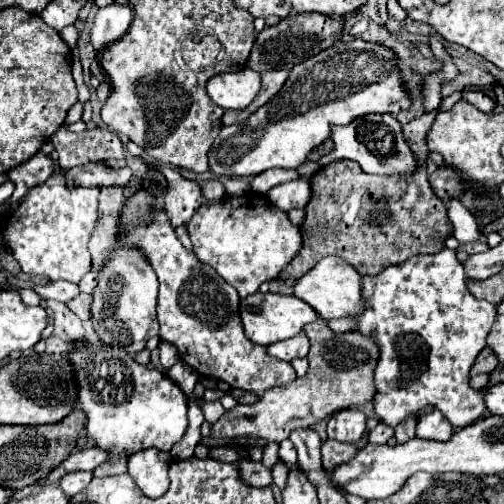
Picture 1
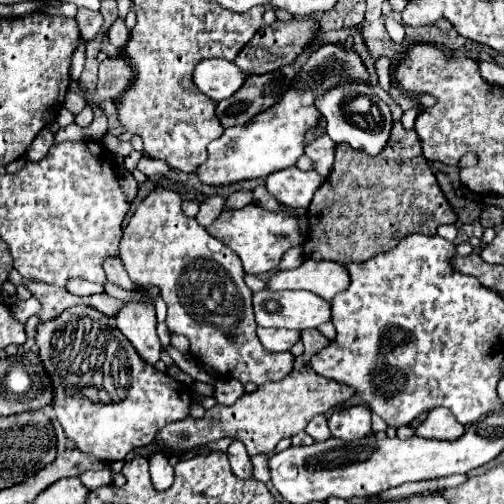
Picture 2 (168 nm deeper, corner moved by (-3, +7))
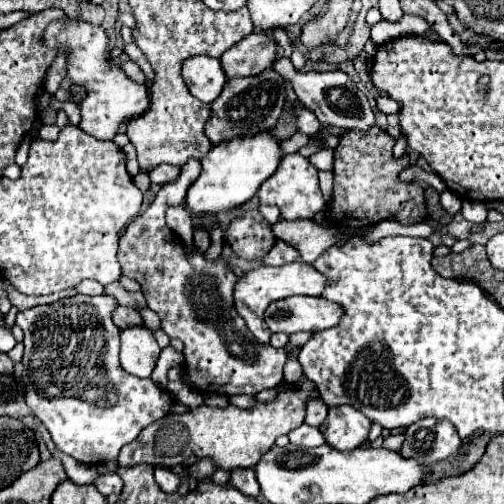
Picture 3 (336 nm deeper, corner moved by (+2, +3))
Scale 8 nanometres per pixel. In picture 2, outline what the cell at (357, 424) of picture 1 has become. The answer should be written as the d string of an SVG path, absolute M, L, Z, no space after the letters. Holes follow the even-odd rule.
M351 406L335 410L329 418L331 436L341 440L359 440L371 434L371 410L367 406Z

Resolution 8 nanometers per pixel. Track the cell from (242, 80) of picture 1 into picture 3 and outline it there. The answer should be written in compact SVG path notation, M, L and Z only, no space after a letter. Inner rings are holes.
M192 56L186 60L182 76L190 94L194 94L204 104L212 104L222 94L228 80L220 60L210 56Z

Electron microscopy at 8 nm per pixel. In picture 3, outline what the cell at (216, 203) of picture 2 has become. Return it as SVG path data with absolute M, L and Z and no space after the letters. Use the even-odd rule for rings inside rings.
M194 228L194 244L204 252L210 246L210 232L204 228Z

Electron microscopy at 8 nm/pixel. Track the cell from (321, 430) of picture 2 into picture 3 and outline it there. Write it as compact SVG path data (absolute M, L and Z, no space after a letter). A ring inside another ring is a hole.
M310 402L310 408L306 412L306 424L320 428L320 424L326 420L328 414L328 406L324 402Z

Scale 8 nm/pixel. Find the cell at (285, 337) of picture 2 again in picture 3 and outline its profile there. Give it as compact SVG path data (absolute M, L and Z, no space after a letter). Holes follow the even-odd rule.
M300 260L280 266L280 268L272 268L272 266L262 266L256 268L252 272L248 272L244 278L240 278L236 282L234 288L234 304L238 308L238 314L246 320L250 332L262 342L262 344L270 344L270 336L272 332L266 328L264 324L264 310L270 302L278 300L278 298L288 298L294 294L310 294L310 296L320 296L322 290L326 286L326 276L322 276L318 270L314 270L310 264L304 264Z

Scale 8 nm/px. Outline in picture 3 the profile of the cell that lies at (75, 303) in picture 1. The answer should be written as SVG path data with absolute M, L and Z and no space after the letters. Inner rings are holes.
M116 306L114 312L112 312L112 322L124 330L124 328L130 328L130 326L140 326L142 324L142 318L140 314L134 310L134 308L126 308L126 306Z

